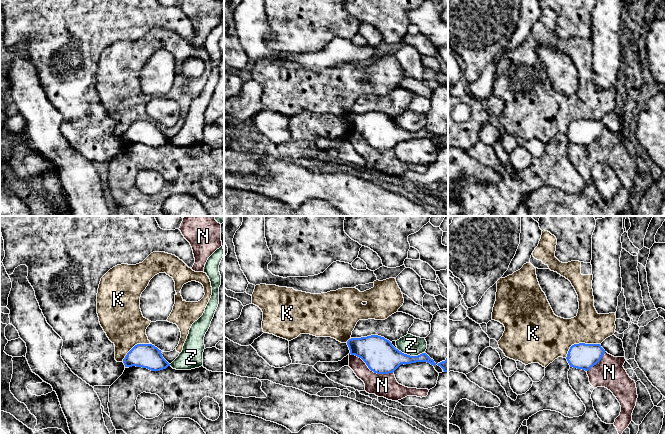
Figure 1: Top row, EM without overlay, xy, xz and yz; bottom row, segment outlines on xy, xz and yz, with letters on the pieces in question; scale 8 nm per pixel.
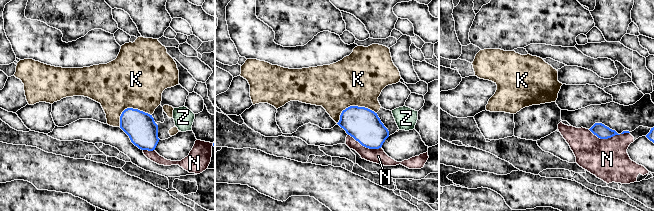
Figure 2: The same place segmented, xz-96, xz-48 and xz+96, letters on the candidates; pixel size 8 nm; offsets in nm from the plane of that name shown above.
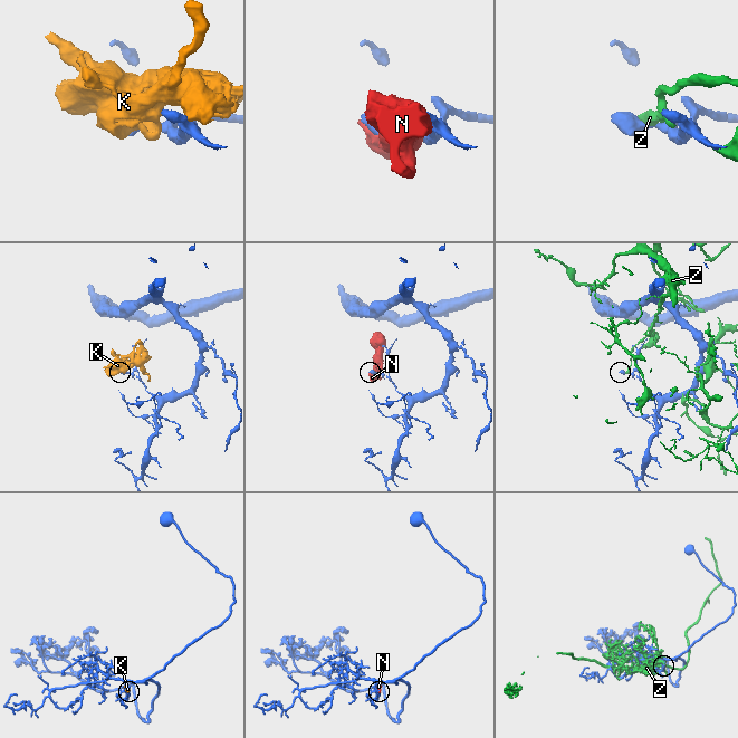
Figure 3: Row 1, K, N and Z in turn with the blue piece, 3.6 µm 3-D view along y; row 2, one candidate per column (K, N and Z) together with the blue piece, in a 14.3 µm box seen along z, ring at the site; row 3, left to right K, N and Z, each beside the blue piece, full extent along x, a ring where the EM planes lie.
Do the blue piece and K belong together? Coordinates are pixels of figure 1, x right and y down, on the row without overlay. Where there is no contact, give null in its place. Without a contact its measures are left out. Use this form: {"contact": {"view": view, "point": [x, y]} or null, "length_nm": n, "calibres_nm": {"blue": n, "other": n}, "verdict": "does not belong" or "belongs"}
{"contact": {"view": "yz", "point": [579, 119]}, "length_nm": 300, "calibres_nm": {"blue": 220, "other": 360}, "verdict": "does not belong"}

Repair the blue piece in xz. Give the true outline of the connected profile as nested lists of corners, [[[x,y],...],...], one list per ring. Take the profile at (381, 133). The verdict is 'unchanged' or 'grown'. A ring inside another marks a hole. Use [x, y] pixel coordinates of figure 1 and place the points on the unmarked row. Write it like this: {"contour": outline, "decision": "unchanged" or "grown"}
{"contour": [[[371,111],[361,114],[351,114],[347,117],[351,131],[361,134],[368,144],[377,150],[393,149],[401,140],[427,138],[435,141],[426,129],[410,132],[396,125],[384,113]]], "decision": "unchanged"}

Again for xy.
{"contour": [[[152,120],[135,121],[123,135],[125,143],[142,143],[151,147],[166,145],[170,140],[163,134],[161,126]]], "decision": "unchanged"}

